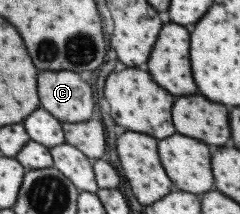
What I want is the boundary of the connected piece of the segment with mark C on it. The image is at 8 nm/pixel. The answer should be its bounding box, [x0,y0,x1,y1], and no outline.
[36,71,90,123]

